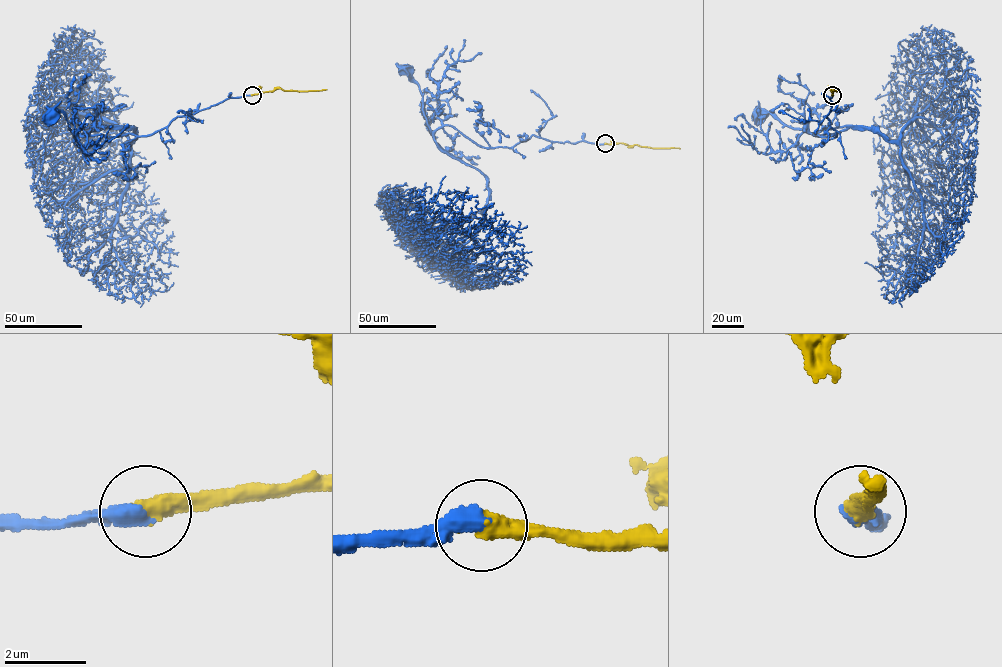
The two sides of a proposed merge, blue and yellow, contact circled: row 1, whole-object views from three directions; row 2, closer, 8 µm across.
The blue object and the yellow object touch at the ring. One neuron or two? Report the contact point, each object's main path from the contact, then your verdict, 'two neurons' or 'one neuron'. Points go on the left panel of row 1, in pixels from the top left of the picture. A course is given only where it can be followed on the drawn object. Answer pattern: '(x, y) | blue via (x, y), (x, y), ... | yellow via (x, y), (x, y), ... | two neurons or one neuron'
(252, 95) | blue via (252, 95), (177, 116), (147, 135), (81, 135), (104, 126), (73, 132), (62, 112), (53, 116) | yellow via (252, 95), (276, 88), (327, 89) | one neuron

